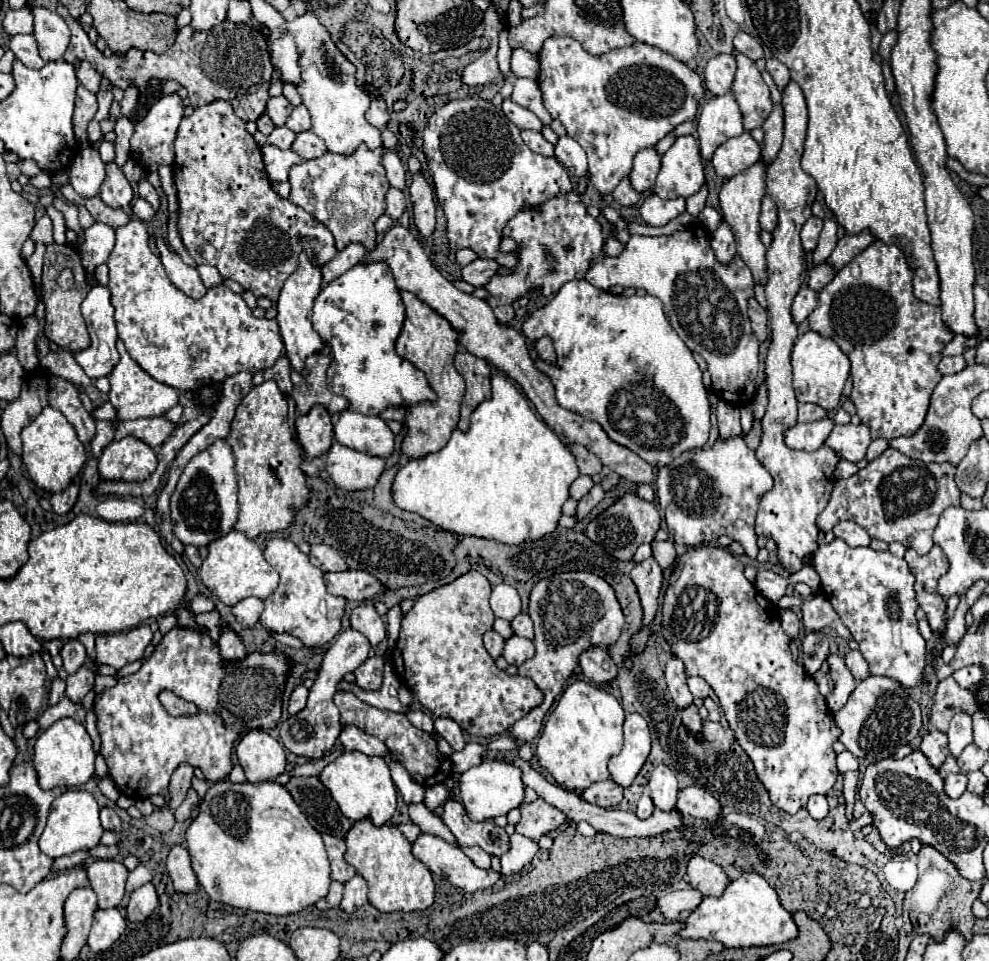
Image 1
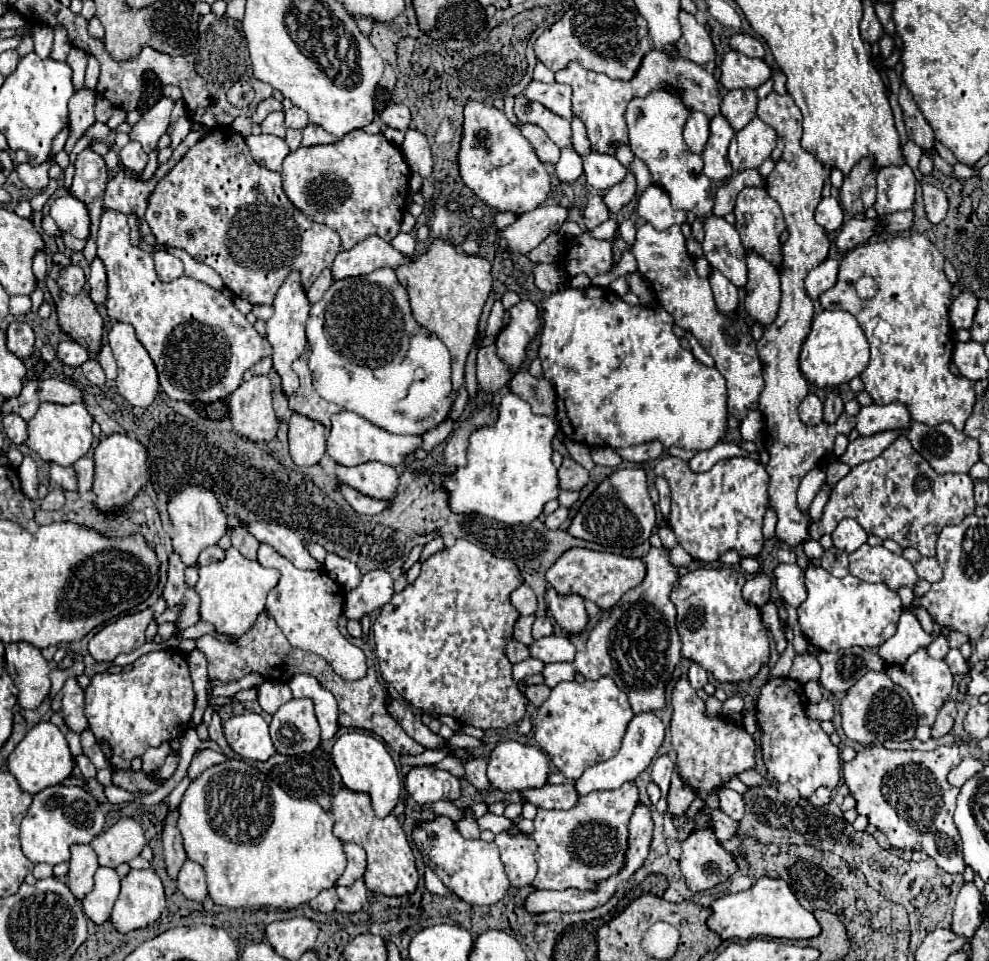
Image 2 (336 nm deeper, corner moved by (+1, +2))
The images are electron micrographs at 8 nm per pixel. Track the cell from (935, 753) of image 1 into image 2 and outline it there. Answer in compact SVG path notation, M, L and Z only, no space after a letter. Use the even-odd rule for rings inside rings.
M953 700L945 702L945 704L943 704L943 708L941 708L941 710L939 710L939 714L937 714L937 720L935 720L933 728L931 728L931 738L941 738L941 736L949 734L949 732L951 732L951 728L953 728L955 714L957 714L955 702L953 702Z

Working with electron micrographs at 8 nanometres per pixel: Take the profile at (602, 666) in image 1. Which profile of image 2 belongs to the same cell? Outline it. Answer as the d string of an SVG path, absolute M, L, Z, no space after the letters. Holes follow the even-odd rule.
M553 588L547 590L547 600L549 600L549 610L555 618L555 622L567 632L567 634L581 634L589 622L583 598L577 594L571 596L561 596Z

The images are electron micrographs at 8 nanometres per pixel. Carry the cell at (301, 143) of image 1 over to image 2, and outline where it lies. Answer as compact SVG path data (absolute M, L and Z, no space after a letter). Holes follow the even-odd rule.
M307 124L303 128L303 146L317 146L317 144L333 144L337 142L337 138L329 132L325 132L321 126L317 124Z

